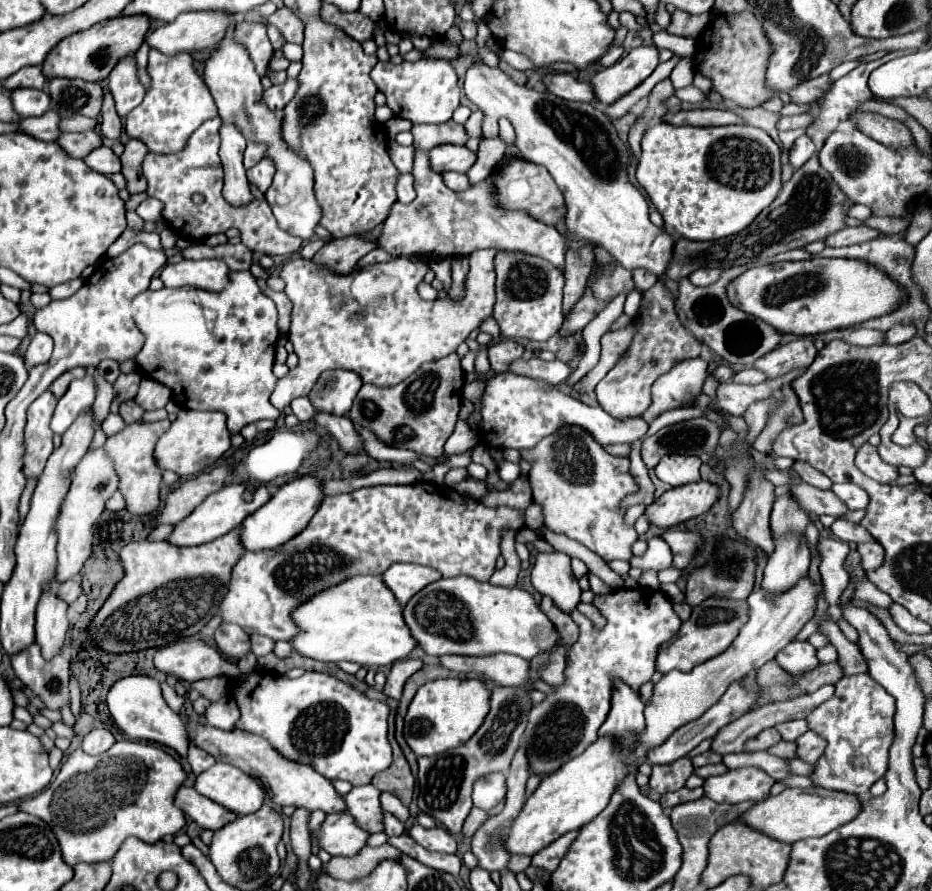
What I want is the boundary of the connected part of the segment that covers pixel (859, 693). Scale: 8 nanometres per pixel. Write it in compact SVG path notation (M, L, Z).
M868 674L840 678L834 696L806 718L810 730L828 742L826 752L816 762L814 784L858 796L868 794L870 786L888 770L888 750L894 742L894 710L894 698Z

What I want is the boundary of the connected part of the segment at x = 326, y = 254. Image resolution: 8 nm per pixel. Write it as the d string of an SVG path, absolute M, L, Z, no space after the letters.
M346 236L328 240L320 252L316 252L314 262L328 266L332 272L348 274L356 268L358 260L378 248L374 240L368 240L364 236Z

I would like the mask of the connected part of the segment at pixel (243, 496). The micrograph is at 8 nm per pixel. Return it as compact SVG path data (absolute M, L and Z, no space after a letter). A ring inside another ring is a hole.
M254 484L224 486L222 490L210 494L182 522L174 524L174 530L166 540L174 546L198 546L198 544L212 542L214 538L218 538L218 536L230 532L232 528L236 528L246 516L250 516L254 510L258 510L268 500L270 500L270 488L266 488L266 486L254 486Z

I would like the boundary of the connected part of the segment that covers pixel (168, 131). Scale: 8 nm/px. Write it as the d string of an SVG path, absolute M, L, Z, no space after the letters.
M150 50L148 74L152 78L152 86L146 92L140 106L136 106L126 116L126 132L130 138L142 140L150 152L170 154L184 148L186 138L206 120L214 118L216 104L202 82L200 74L194 68L194 60L190 54L166 56L158 54L158 50Z

